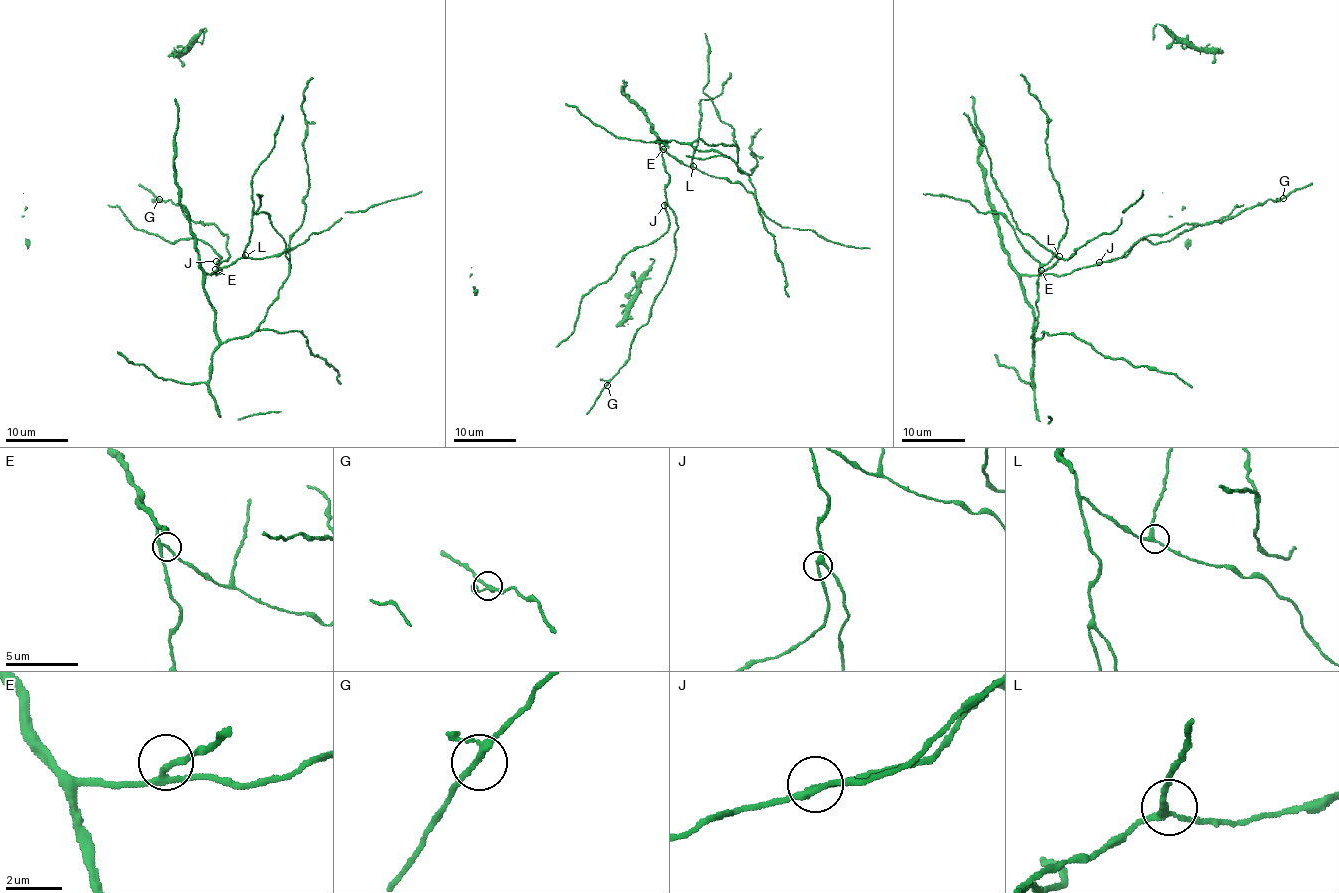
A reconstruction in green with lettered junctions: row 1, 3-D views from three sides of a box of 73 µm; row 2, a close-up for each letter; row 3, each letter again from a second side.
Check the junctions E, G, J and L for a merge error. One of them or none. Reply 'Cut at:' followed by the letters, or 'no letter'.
Cut at: J

